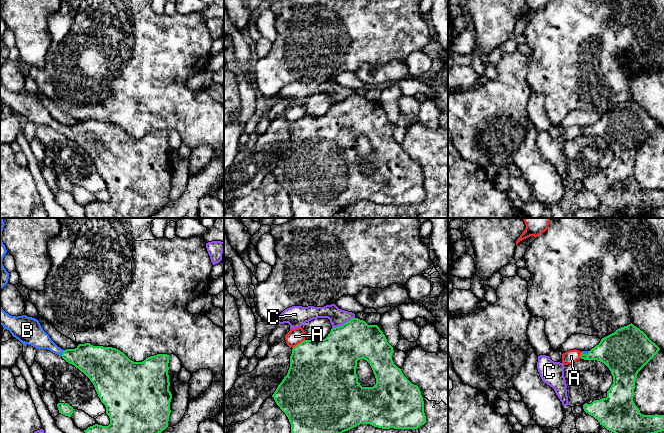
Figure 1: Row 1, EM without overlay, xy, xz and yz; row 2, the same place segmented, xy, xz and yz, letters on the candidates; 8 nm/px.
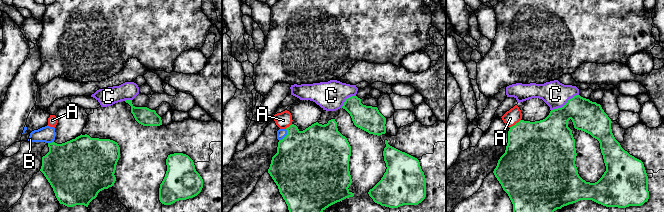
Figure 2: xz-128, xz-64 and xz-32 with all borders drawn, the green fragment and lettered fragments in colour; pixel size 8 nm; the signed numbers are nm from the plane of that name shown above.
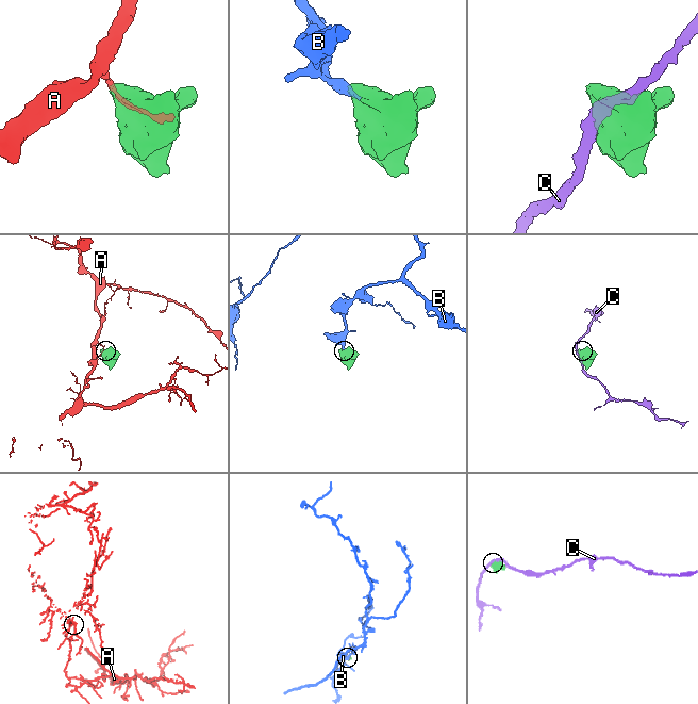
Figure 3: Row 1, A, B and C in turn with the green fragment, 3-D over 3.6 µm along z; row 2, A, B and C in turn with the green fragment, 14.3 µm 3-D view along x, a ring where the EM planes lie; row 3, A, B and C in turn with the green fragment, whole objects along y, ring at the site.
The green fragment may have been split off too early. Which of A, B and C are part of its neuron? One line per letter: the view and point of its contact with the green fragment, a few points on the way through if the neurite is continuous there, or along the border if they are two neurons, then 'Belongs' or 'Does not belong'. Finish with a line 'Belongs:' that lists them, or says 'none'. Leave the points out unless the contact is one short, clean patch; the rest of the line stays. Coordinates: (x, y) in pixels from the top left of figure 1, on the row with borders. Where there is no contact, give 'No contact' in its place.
A: Touches green at xz (299, 343). Does not belong
B: Touches green at xy (62, 353). Path across: xy (92, 360), (62, 353), (36, 336). Belongs
C: Touches green at xz (344, 323). Boundary: xz (354, 317), (332, 328). Does not belong
Belongs: B

